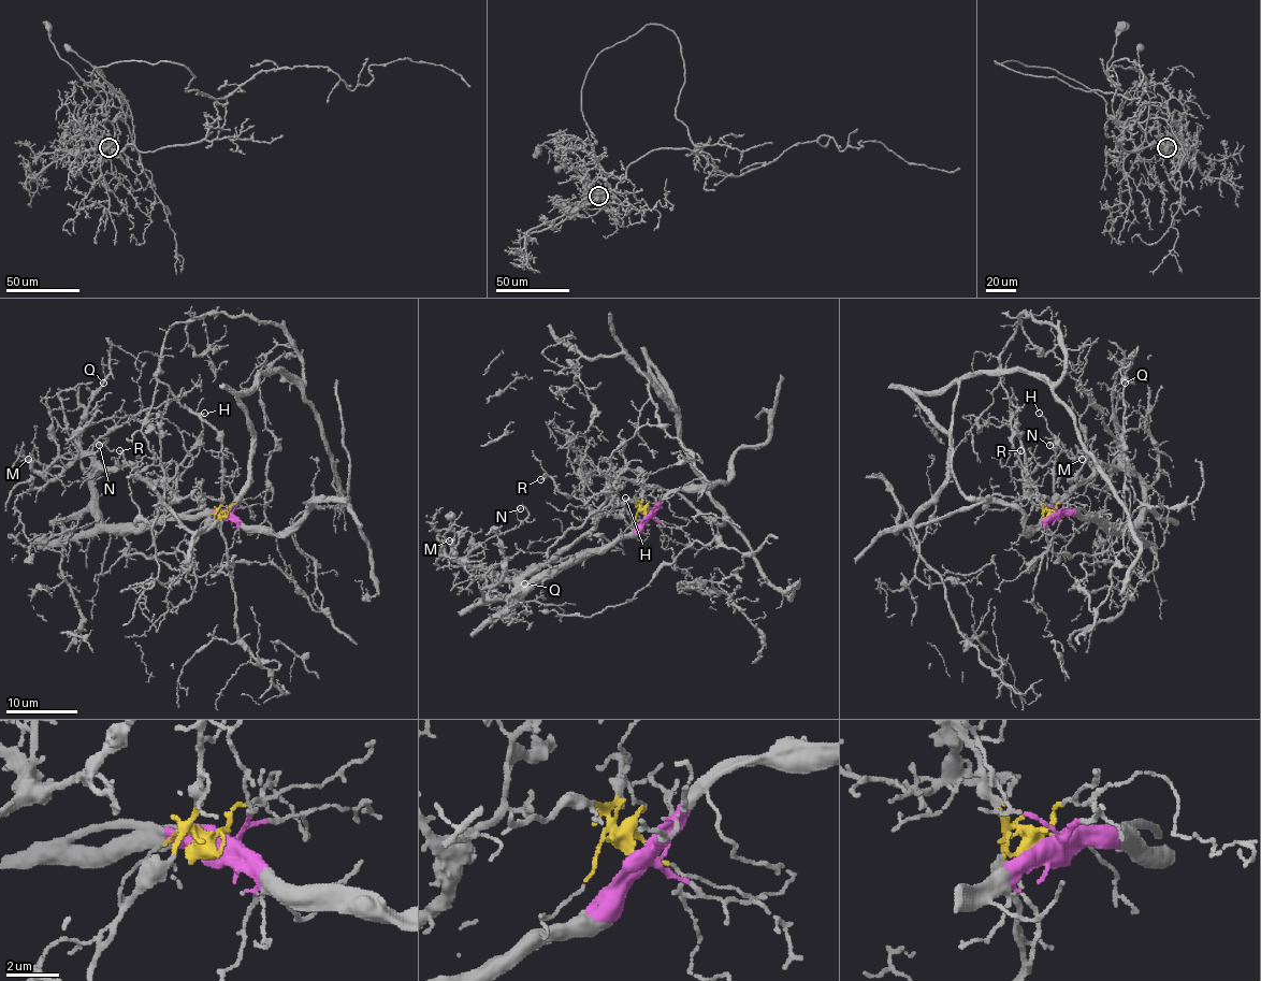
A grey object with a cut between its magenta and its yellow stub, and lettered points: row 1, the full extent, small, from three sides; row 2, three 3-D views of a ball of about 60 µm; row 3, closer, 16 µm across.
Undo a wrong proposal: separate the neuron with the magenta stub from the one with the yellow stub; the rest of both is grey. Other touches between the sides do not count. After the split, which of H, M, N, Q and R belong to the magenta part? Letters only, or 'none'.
H, M, N, Q, R

